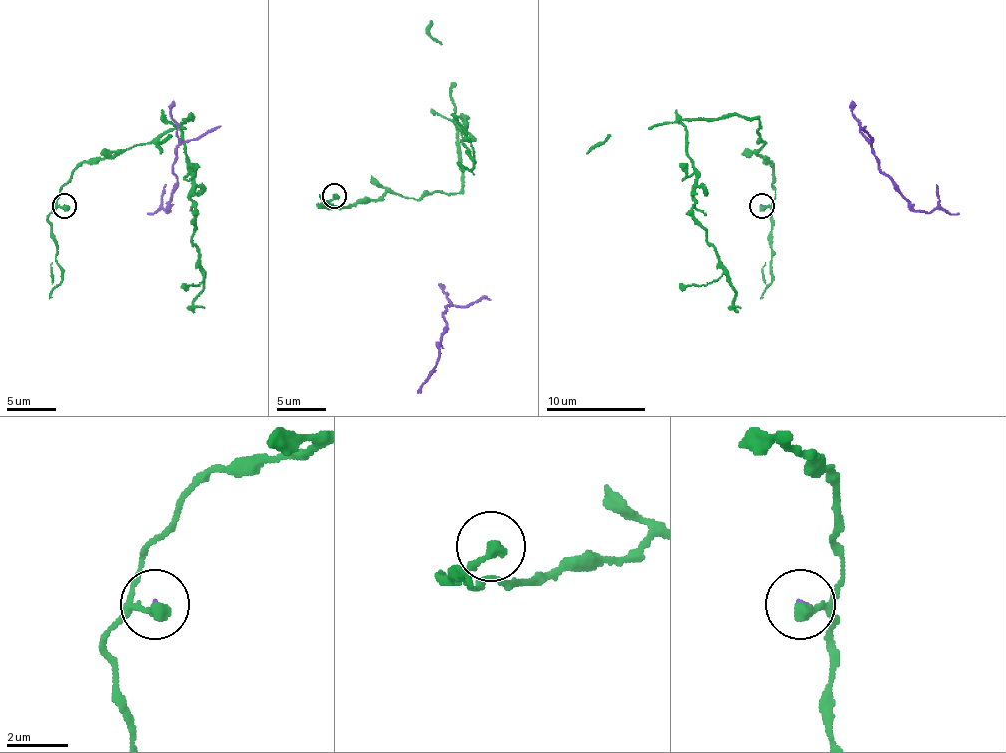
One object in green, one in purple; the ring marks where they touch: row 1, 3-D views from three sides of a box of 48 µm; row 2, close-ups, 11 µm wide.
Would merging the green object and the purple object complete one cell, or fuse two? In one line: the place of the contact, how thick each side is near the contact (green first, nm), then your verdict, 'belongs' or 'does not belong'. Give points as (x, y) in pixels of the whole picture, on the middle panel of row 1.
(334, 195) | 380/50 nm | does not belong

